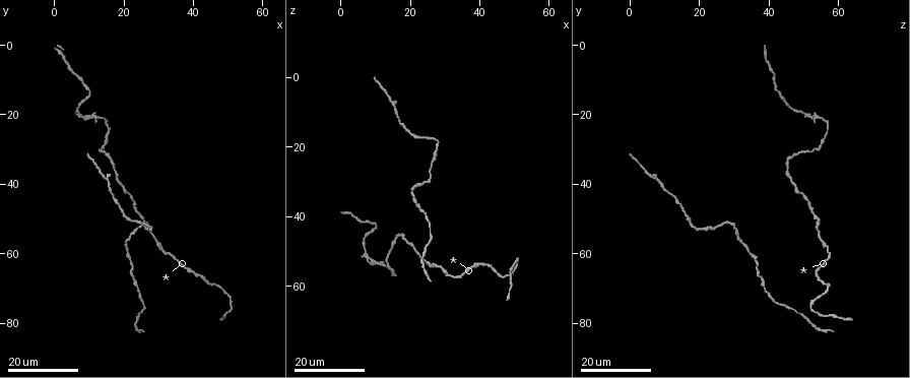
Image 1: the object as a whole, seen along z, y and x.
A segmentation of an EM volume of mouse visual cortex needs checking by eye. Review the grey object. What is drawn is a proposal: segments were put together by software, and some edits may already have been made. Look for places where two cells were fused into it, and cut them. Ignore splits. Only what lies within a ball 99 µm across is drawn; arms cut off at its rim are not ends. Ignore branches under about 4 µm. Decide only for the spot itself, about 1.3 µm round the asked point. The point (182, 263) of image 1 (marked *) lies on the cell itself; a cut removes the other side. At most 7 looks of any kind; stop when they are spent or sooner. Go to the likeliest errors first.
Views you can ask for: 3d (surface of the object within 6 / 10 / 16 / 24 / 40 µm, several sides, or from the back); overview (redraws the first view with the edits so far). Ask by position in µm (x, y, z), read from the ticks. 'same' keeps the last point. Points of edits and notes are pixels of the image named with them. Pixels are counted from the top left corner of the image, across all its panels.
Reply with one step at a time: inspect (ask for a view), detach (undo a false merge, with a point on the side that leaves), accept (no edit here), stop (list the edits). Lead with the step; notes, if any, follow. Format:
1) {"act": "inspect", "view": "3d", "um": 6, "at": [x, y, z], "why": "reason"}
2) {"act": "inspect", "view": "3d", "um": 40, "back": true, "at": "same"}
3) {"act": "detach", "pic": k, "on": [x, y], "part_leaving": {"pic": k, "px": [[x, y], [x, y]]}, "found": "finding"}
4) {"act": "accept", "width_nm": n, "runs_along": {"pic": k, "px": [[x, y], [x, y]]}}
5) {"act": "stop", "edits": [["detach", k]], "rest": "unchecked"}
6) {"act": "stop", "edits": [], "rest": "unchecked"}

{"act": "inspect", "view": "3d", "um": 24, "at": [50.5, 75.0, 52.5], "why": "sudden change in width"}

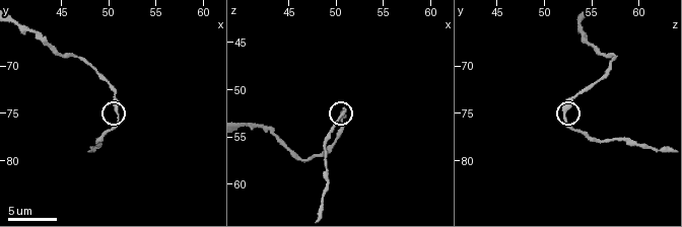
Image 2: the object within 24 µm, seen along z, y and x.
{"act": "inspect", "view": "3d", "um": 6, "at": [50.8, 75.0, 52.2]}

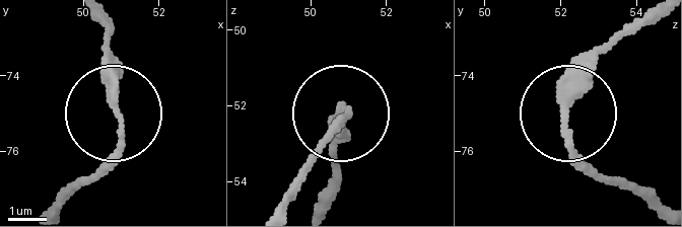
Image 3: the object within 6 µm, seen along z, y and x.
{"act": "accept", "runs_along": {"pic": 3, "px": [[94, 16], [124, 133], [78, 187]]}, "found": "all the same cell"}

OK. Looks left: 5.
{"act": "inspect", "view": "3d", "um": 16, "at": [8.5, 20.5, 52.5], "why": "side arm on a straight run"}

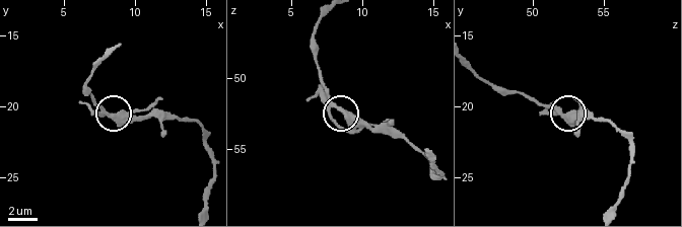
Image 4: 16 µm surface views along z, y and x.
{"act": "inspect", "view": "3d", "um": 6, "at": [8.4, 20.6, 52.2]}

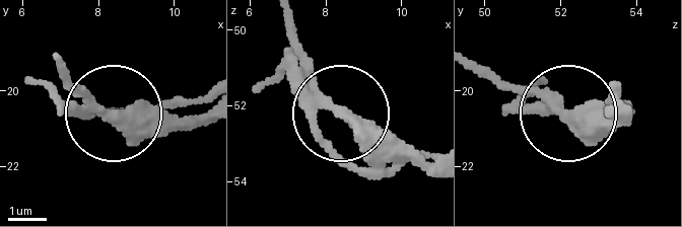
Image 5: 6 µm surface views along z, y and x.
{"act": "accept", "runs_along": {"pic": 5, "px": [[207, 119], [130, 119], [65, 83]]}, "found": "continuous, no second cell"}

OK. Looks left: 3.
{"act": "inspect", "view": "3d", "um": 16, "at": [26.0, 50.5, 28.0], "why": "thick turns thin"}

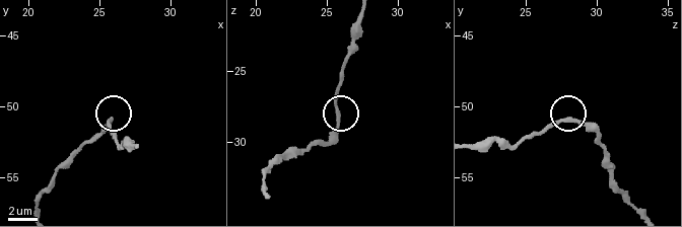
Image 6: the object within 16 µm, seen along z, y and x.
{"act": "inspect", "view": "3d", "um": 10, "at": [26.0, 50.8, 28.4]}

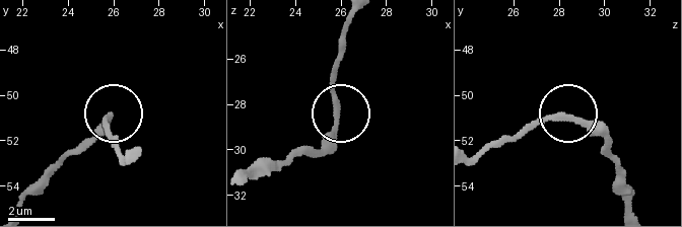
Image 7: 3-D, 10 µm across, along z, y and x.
{"act": "accept", "runs_along": {"pic": 7, "px": [[16, 209], [113, 117], [107, 132]]}, "found": "one cell here"}

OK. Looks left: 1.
{"act": "stop", "edits": [], "rest": "unchecked"}

